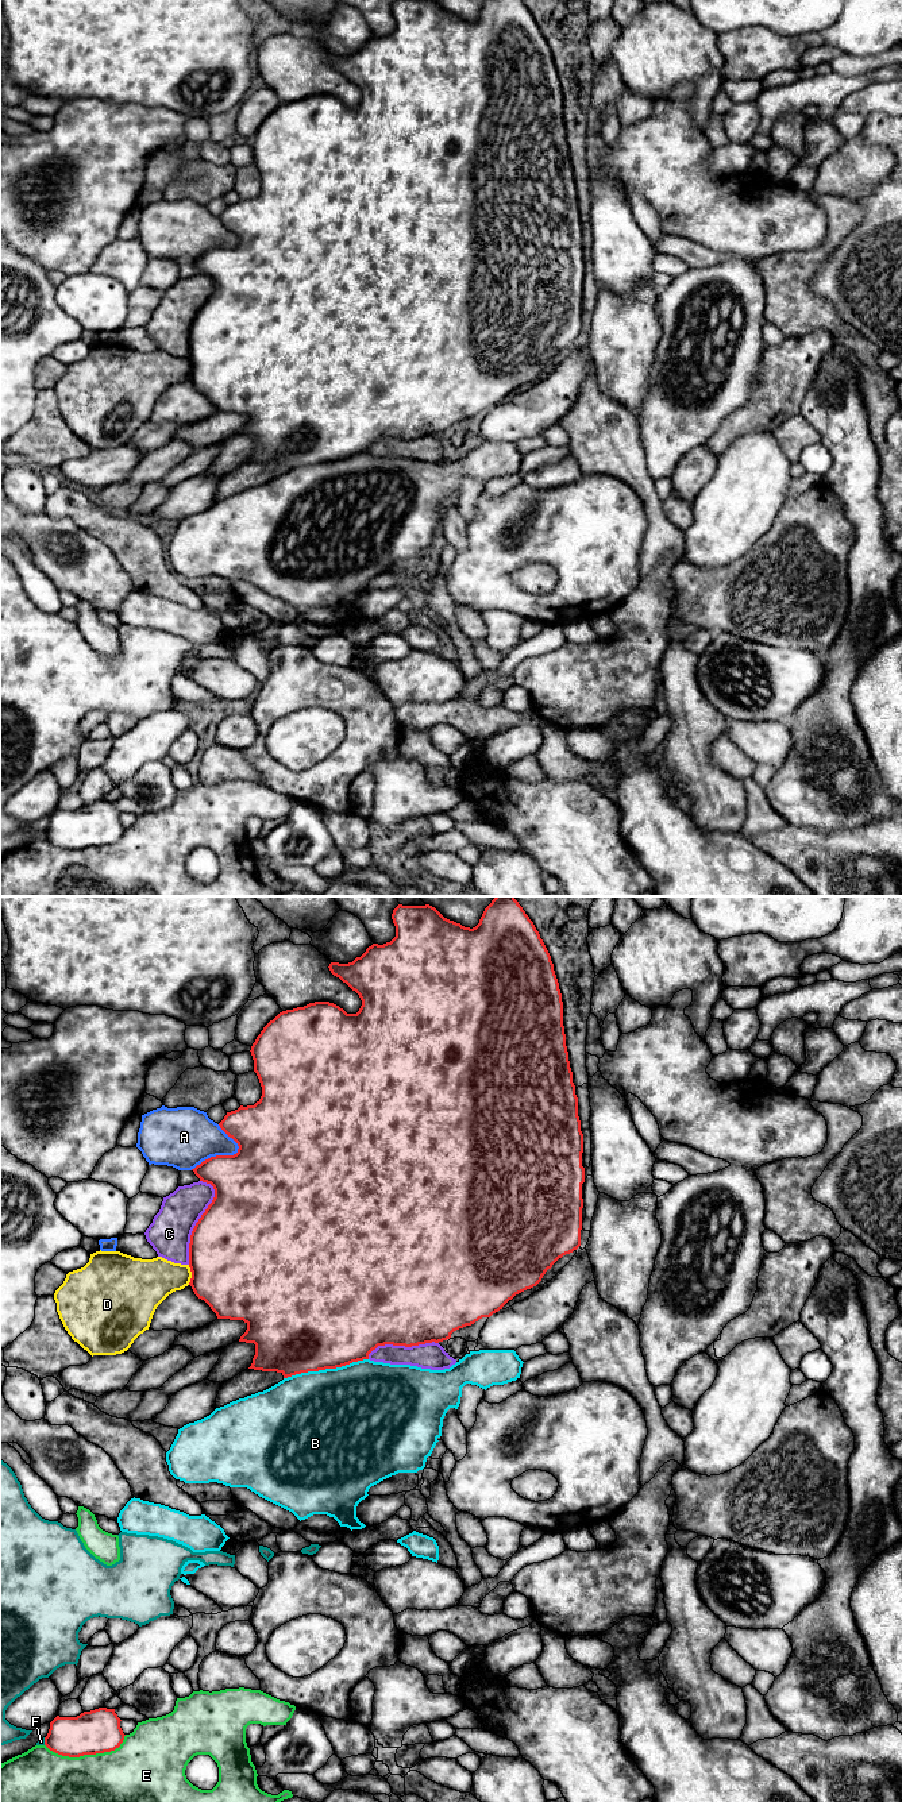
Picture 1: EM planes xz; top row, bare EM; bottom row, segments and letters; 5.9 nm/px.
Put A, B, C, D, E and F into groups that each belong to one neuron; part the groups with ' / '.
A / B / C / D / E / F

